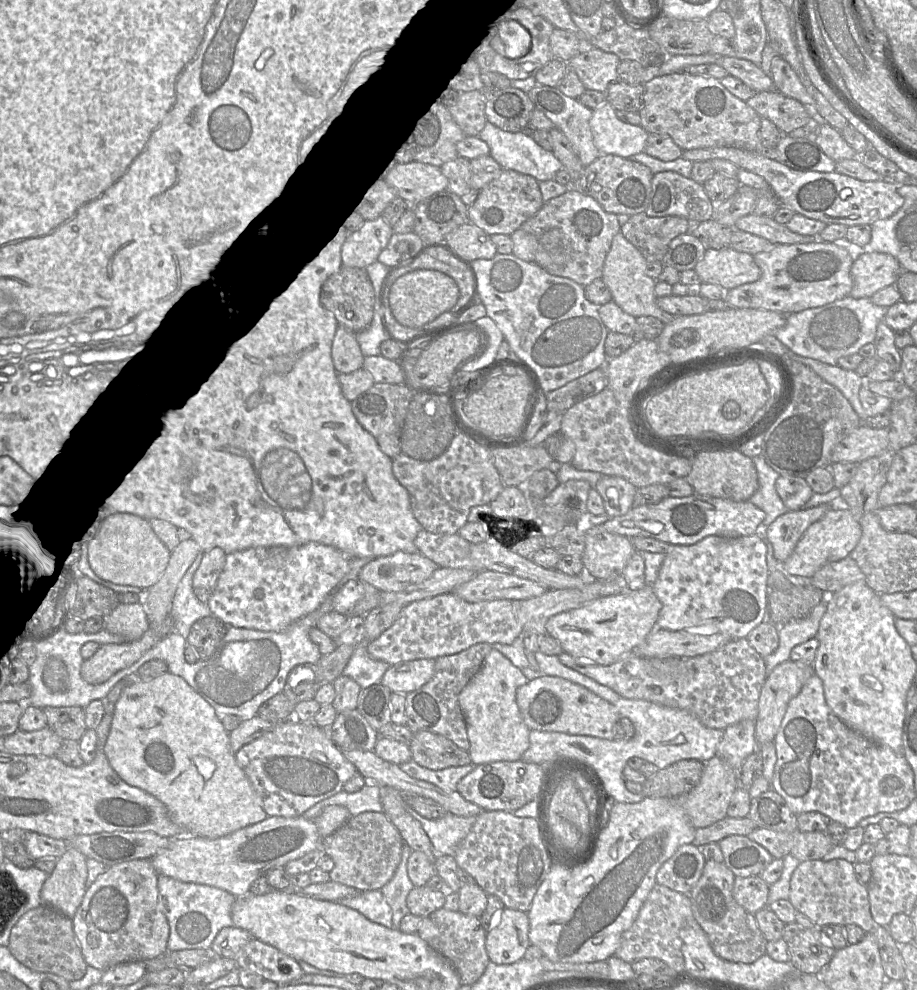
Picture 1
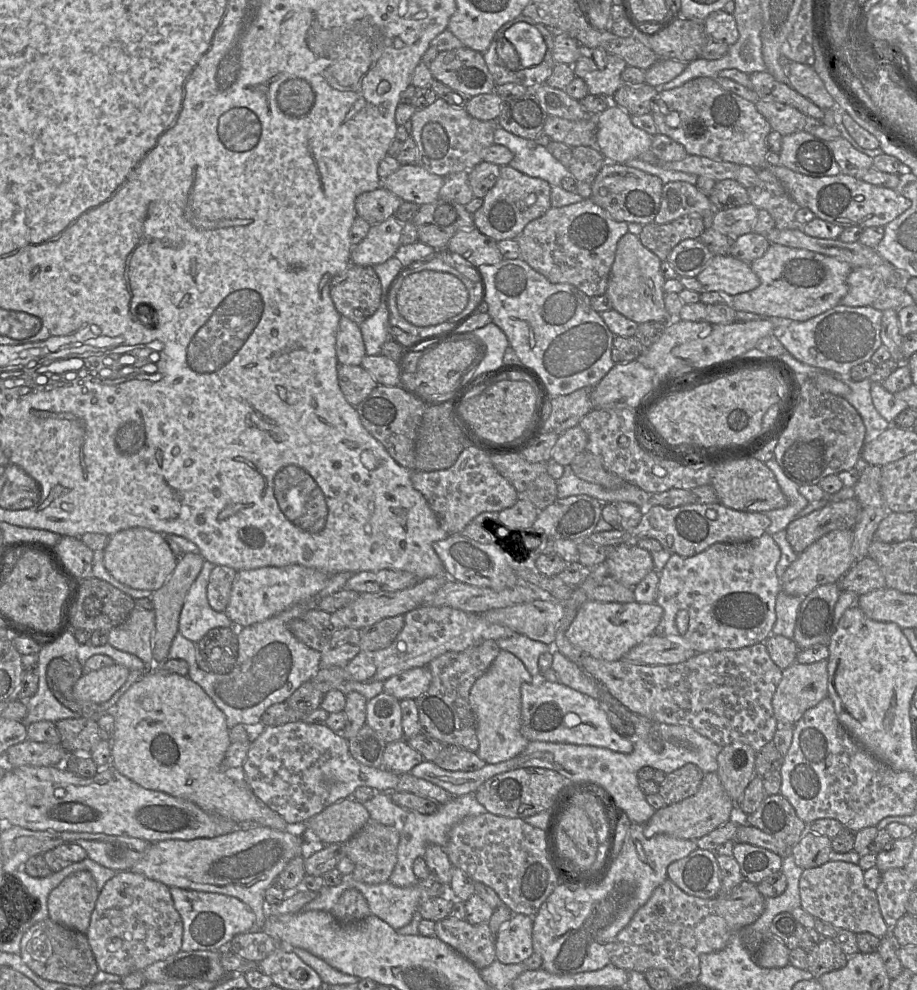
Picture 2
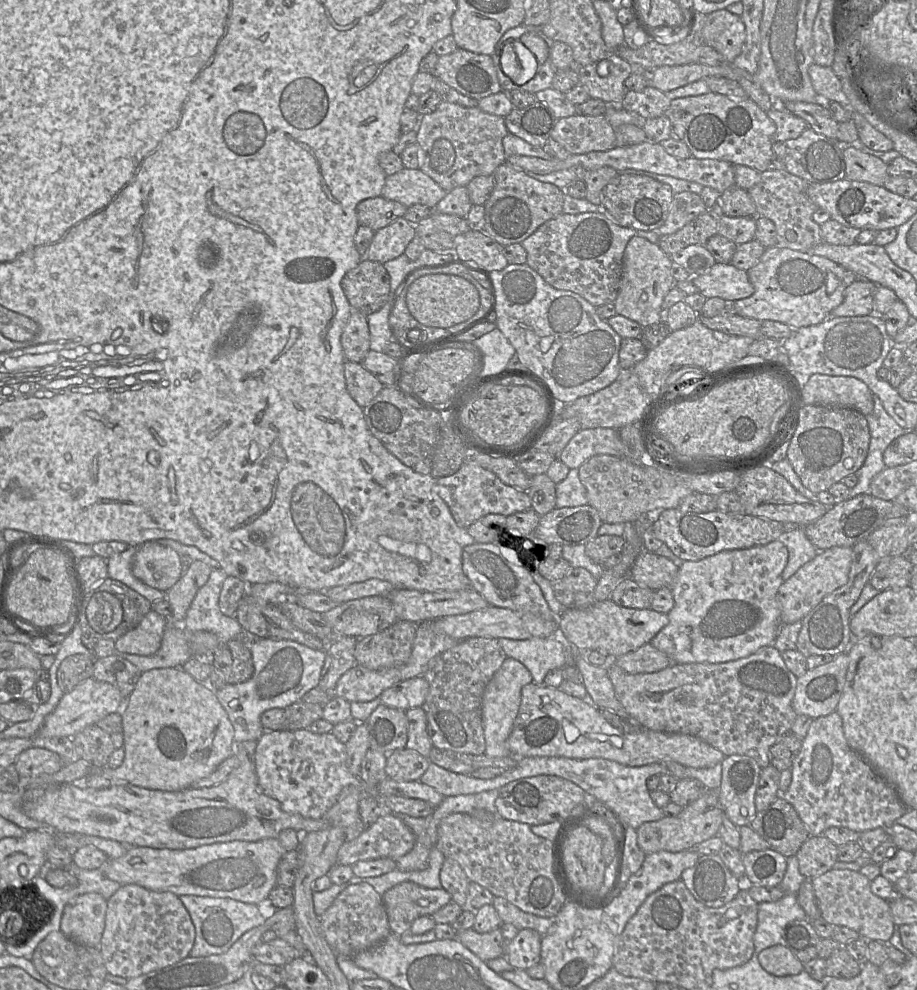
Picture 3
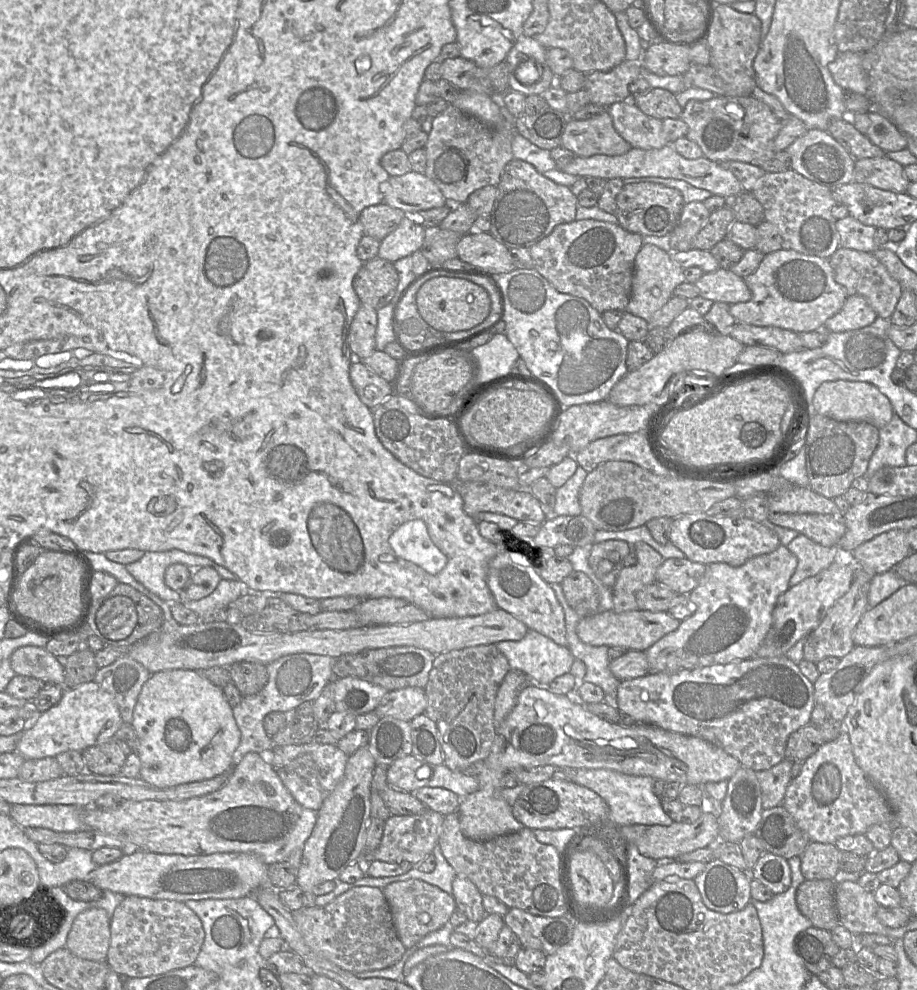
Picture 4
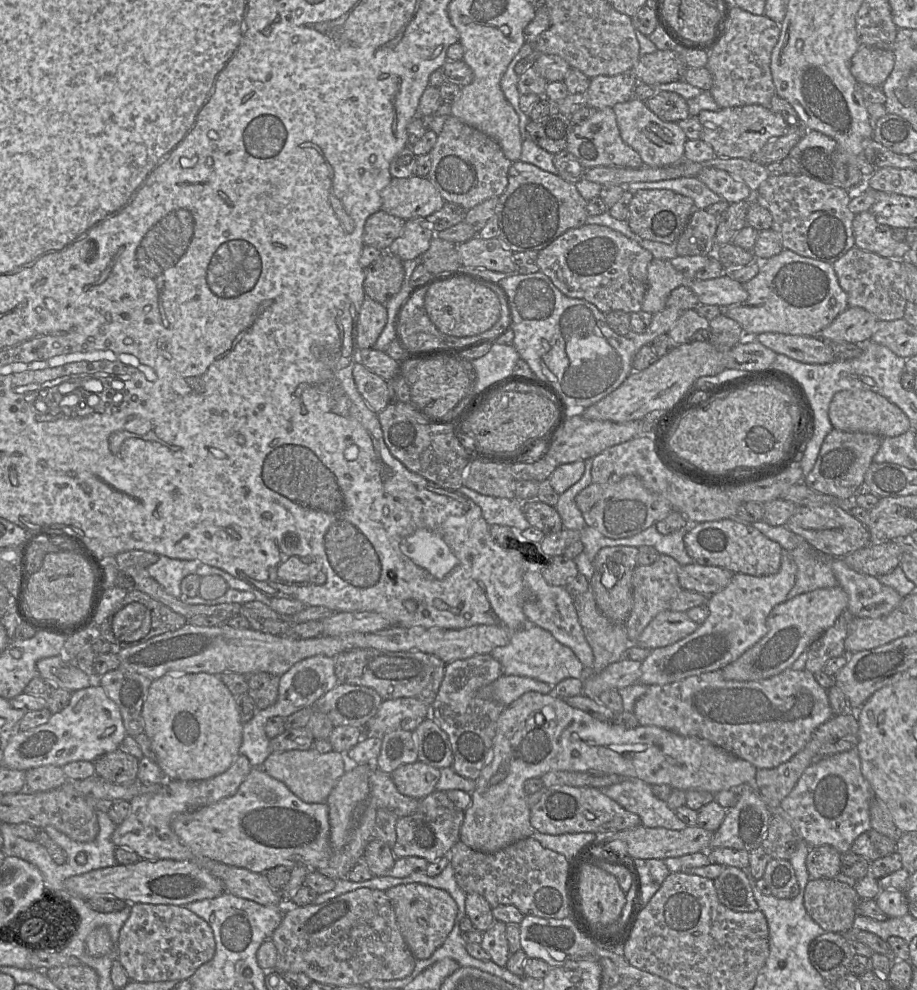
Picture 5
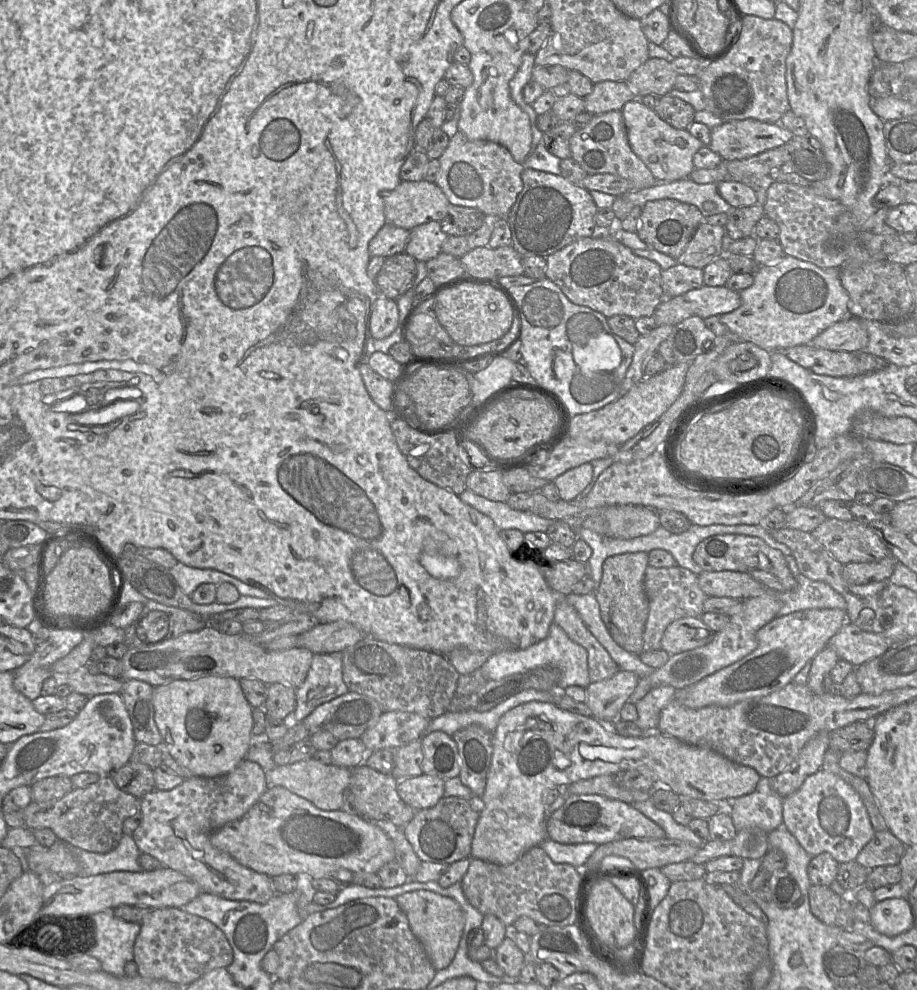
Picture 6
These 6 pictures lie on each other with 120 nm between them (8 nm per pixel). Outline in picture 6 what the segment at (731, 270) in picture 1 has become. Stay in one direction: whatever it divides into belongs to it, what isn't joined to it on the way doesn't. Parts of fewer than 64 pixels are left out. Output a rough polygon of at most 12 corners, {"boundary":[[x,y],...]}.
{"boundary":[[707,286],[684,294],[702,319],[741,306],[739,292]]}

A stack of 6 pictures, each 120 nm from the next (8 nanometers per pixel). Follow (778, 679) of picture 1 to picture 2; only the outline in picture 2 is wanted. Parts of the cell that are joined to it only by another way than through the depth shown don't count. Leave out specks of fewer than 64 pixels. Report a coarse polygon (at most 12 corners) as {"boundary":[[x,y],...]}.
{"boundary":[[827,660],[783,670],[772,698],[778,725],[794,725],[828,696]]}

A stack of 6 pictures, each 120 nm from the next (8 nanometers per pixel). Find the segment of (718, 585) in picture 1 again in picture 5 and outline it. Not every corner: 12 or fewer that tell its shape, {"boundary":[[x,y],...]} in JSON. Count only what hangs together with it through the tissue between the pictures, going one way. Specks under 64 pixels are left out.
{"boundary":[[796,563],[734,573],[709,596],[708,617],[651,650],[639,683],[668,684],[722,669],[766,635]]}

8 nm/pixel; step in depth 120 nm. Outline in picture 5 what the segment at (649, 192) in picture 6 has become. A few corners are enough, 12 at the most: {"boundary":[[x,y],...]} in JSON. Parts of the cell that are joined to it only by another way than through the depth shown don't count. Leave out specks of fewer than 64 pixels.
{"boundary":[[696,177],[633,182],[632,194],[643,189],[672,190],[691,198],[703,210],[723,200]]}

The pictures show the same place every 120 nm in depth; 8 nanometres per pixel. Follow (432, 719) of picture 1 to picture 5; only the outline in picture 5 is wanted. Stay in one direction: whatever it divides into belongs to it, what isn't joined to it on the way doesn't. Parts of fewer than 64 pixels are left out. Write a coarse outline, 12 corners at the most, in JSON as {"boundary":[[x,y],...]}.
{"boundary":[[491,654],[448,663],[430,718],[451,768],[477,781],[505,707],[479,691],[501,675]]}

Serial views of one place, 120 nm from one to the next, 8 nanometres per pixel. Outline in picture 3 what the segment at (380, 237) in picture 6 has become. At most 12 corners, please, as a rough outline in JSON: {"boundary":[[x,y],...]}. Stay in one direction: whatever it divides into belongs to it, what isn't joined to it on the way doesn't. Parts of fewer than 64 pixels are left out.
{"boundary":[[380,195],[357,205],[360,225],[377,231],[404,217],[407,206]]}

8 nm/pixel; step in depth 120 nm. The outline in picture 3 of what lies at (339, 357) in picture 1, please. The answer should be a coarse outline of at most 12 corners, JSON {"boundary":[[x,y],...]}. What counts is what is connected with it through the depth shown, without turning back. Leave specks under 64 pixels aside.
{"boundary":[[352,311],[341,336],[346,361],[370,350],[367,316]]}

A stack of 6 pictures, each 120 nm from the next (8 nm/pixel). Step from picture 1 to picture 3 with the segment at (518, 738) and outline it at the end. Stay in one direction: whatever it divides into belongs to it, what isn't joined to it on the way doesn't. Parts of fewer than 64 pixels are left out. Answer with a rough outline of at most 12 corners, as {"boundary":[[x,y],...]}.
{"boundary":[[507,657],[482,702],[485,755],[510,755],[508,738],[533,681]]}

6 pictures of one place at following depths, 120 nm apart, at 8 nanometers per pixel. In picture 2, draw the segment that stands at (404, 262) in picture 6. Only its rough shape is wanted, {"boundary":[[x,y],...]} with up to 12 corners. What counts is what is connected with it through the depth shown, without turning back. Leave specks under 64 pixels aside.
{"boundary":[[350,264],[332,279],[341,316],[361,324],[380,305],[372,266]]}

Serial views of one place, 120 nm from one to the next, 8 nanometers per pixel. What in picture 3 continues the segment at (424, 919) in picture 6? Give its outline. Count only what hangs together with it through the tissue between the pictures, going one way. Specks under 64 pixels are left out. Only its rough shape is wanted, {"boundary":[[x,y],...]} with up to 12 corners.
{"boundary":[[413,882],[383,895],[390,930],[401,936],[414,920],[452,901],[444,889]]}

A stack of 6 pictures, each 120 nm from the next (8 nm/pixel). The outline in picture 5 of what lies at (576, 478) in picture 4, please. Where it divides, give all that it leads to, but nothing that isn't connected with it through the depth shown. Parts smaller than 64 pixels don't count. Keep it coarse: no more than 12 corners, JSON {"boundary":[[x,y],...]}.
{"boundary":[[593,458],[585,459],[581,479],[559,494],[555,508],[563,528],[582,531],[587,526],[576,497],[592,483]]}

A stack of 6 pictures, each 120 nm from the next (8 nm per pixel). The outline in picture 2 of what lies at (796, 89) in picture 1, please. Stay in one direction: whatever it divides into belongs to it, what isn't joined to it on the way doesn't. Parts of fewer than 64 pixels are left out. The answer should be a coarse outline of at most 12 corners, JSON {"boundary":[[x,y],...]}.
{"boundary":[[791,62],[789,85],[822,110],[836,103],[814,68]]}

